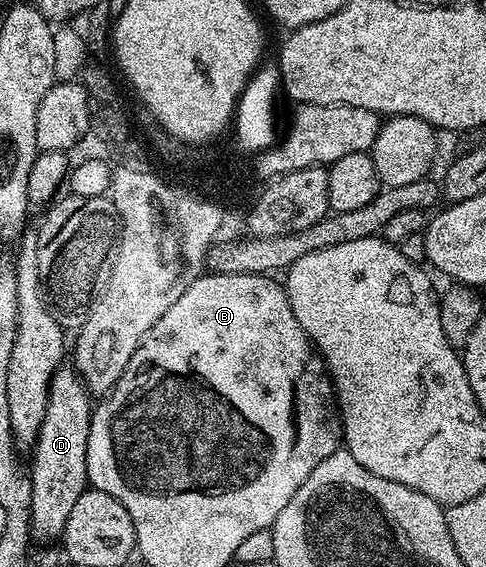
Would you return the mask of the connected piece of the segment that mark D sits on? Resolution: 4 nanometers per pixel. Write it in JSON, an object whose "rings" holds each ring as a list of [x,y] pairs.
{"rings":[[[62,365],[53,374],[49,385],[47,416],[39,428],[36,446],[32,447],[33,470],[28,475],[31,480],[31,520],[29,528],[34,539],[60,539],[65,532],[67,516],[75,508],[75,500],[83,496],[89,486],[87,476],[87,436],[95,409],[85,381],[72,365]]]}

